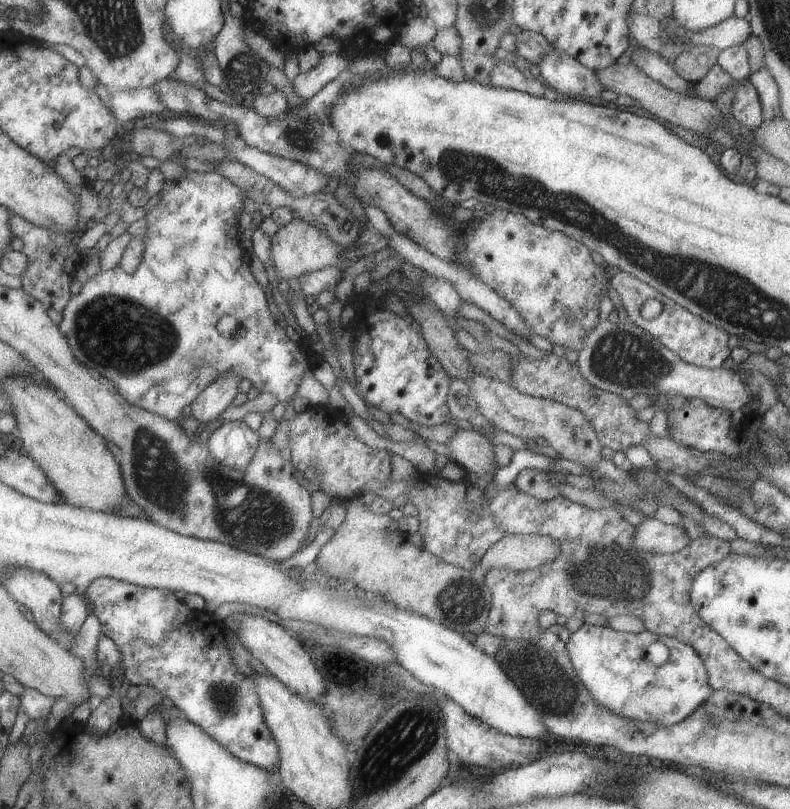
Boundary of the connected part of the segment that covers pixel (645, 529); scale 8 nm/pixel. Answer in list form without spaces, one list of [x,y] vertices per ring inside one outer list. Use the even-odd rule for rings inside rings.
[[[653,516],[643,520],[633,534],[633,544],[637,552],[651,554],[675,554],[691,544],[691,534],[681,528],[681,524],[663,524]]]

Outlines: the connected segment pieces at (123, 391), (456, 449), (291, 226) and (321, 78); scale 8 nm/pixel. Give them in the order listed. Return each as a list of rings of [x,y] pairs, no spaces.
[[[183,172],[177,180],[163,180],[157,196],[157,206],[143,218],[147,232],[139,238],[145,250],[135,274],[129,276],[117,264],[113,270],[89,278],[79,294],[69,298],[59,330],[73,358],[109,380],[129,404],[171,422],[179,422],[181,410],[221,376],[245,378],[259,392],[273,394],[277,404],[293,400],[303,376],[313,372],[319,356],[309,348],[307,336],[301,342],[287,338],[285,324],[273,320],[267,308],[267,290],[251,276],[251,256],[239,246],[237,224],[245,192],[219,172]]]
[[[459,426],[455,430],[445,448],[449,450],[453,462],[469,474],[493,474],[499,470],[493,460],[493,444],[489,442],[489,438],[481,436],[479,432],[471,432],[465,426]]]
[[[293,218],[287,226],[279,228],[271,236],[269,258],[271,258],[271,264],[273,264],[273,270],[275,270],[277,278],[289,282],[289,278],[301,278],[303,274],[319,272],[323,268],[341,268],[341,270],[345,270],[347,266],[351,266],[349,262],[343,262],[343,258],[339,258],[339,248],[341,246],[337,246],[333,240],[329,240],[325,234],[321,234],[319,228],[311,226],[305,220]]]
[[[321,54],[319,64],[315,68],[311,68],[309,72],[297,74],[293,80],[293,90],[299,94],[299,98],[303,98],[305,102],[311,100],[311,96],[315,96],[327,82],[335,80],[341,72],[347,70],[349,60],[341,58],[339,54]]]

